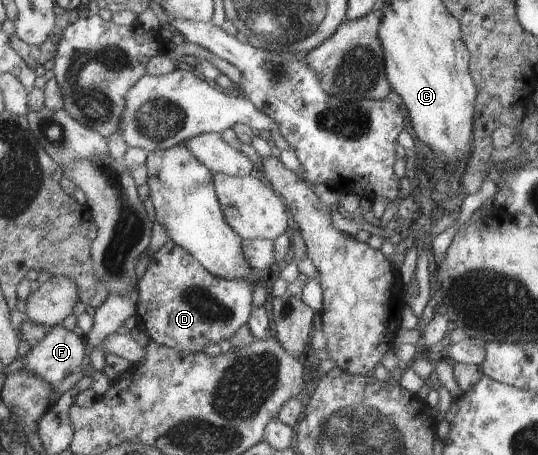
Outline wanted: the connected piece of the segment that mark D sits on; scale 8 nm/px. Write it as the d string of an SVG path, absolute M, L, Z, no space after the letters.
M169 241L156 251L150 263L146 266L146 272L144 276L137 283L138 288L138 302L136 304L136 314L139 318L139 329L142 329L150 335L151 343L158 344L158 346L169 347L176 351L187 351L192 353L204 353L206 347L211 344L218 344L220 341L228 340L238 332L238 328L247 324L248 318L250 318L252 308L252 292L253 284L250 284L250 280L228 280L228 278L220 278L213 276L200 262L197 262L184 248L177 246L174 242Z

